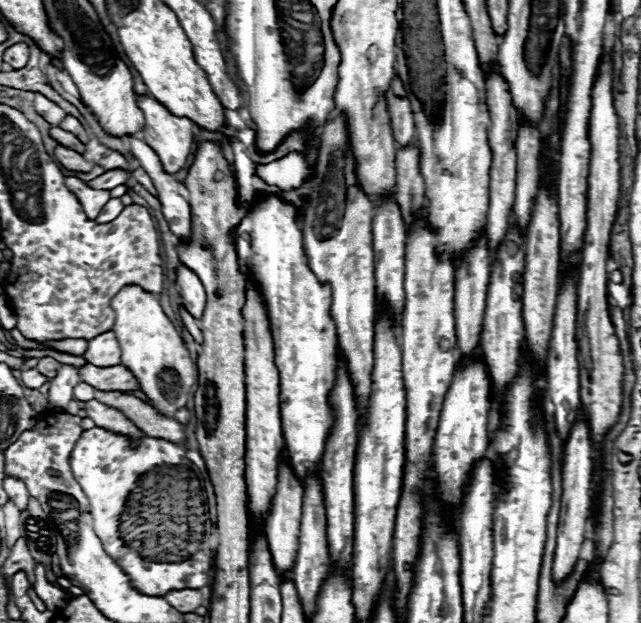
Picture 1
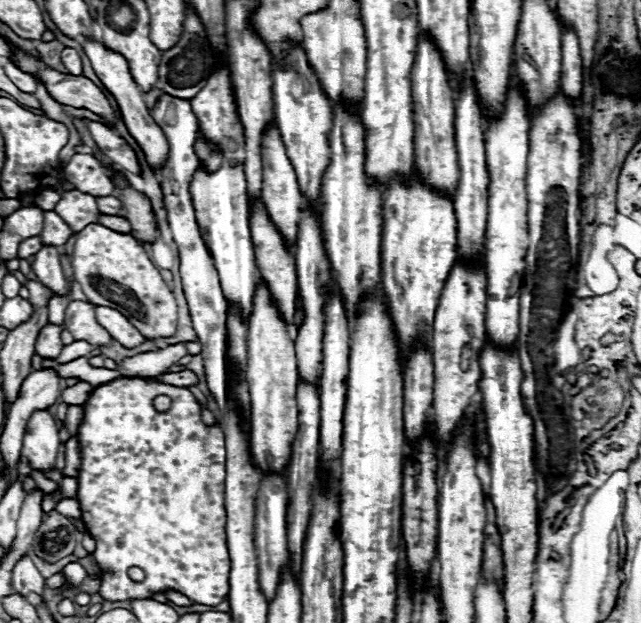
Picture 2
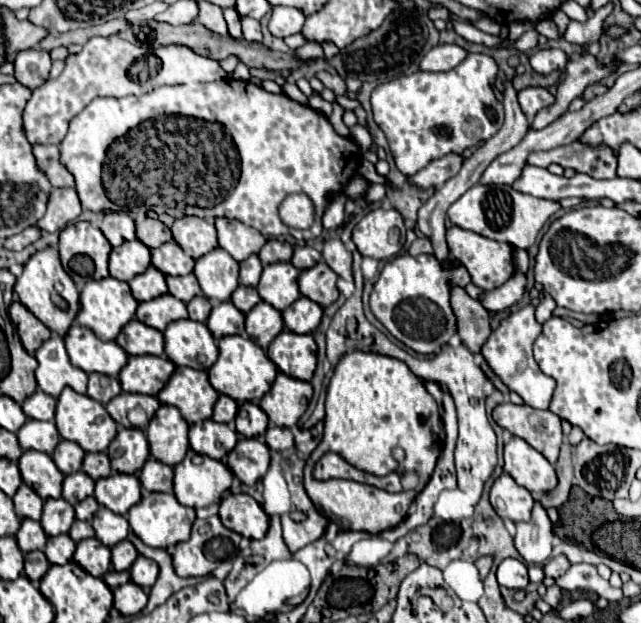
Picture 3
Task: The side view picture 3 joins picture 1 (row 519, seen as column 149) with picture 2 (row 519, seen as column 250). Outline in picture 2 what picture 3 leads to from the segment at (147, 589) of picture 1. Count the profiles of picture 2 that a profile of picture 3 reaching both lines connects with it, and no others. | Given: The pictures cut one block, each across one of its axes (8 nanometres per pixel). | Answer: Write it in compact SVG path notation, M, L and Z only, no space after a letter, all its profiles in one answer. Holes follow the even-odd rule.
M118 378L108 384L100 384L88 394L84 402L84 420L78 428L76 434L80 442L80 470L78 470L78 502L82 510L82 520L96 540L96 552L94 558L102 566L102 584L100 584L100 594L106 602L112 600L134 600L134 598L150 598L152 592L164 592L164 590L176 590L184 596L188 596L196 604L206 604L206 606L216 606L220 604L230 590L230 554L228 554L228 544L226 544L226 506L224 506L224 492L226 492L226 446L224 432L214 426L206 426L202 422L202 408L194 394L188 388L178 388L172 384L162 384L152 378ZM156 396L168 396L172 400L170 408L166 412L158 412L154 408L154 398ZM138 566L144 570L144 580L134 582L128 576L128 568Z

